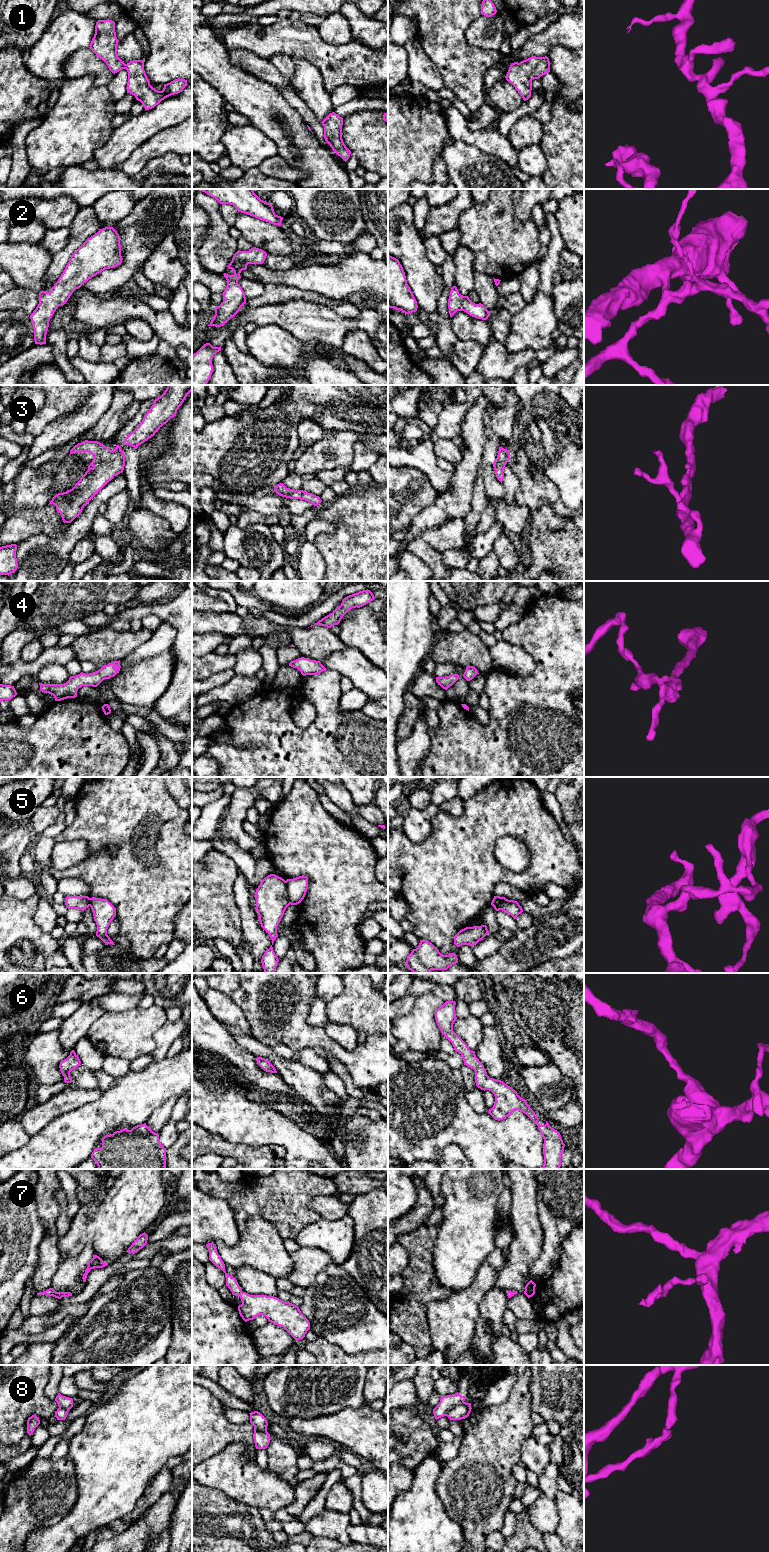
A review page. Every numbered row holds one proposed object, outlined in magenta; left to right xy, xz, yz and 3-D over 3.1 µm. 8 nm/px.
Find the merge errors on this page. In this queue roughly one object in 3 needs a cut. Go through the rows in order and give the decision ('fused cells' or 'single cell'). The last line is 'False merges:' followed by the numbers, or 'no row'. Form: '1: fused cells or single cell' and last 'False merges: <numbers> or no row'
1: single cell
2: single cell
3: single cell
4: single cell
5: fused cells
6: single cell
7: single cell
8: fused cells
False merges: 5, 8

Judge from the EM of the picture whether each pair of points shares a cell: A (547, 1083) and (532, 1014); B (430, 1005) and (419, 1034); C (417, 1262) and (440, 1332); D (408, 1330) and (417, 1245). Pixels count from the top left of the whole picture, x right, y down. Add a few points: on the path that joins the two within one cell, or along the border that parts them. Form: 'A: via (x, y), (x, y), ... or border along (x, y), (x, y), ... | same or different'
A: border along (551, 1062), (563, 1074) | different
B: via (423, 1012), (419, 1027) | same
C: border along (452, 1292), (427, 1305), (426, 1324) | different
D: via (408, 1309), (417, 1293), (417, 1266) | same

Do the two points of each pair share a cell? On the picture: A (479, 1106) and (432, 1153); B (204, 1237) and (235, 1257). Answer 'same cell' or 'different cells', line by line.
A: different cells
B: different cells

